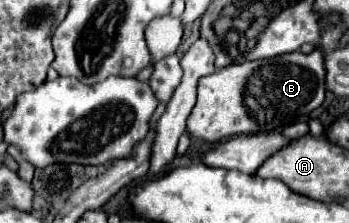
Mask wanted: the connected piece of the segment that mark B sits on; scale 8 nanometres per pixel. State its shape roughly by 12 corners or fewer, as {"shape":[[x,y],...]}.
{"shape":[[324,53],[200,79],[190,137],[286,127],[324,103]]}

